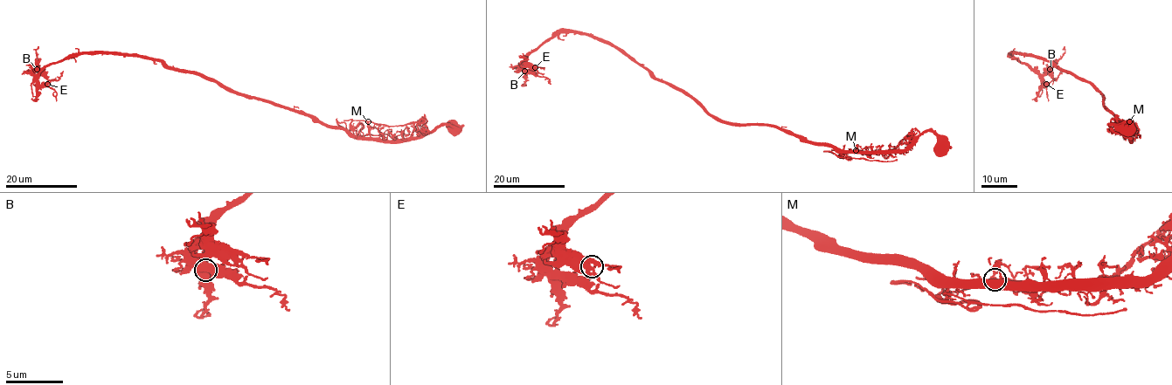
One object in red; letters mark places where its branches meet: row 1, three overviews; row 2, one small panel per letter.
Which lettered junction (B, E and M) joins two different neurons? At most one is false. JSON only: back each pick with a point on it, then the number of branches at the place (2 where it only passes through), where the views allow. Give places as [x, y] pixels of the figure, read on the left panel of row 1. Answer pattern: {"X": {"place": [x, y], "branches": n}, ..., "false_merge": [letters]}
{"M": {"place": [368, 121], "branches": 3}, "false_merge": ["M"]}

